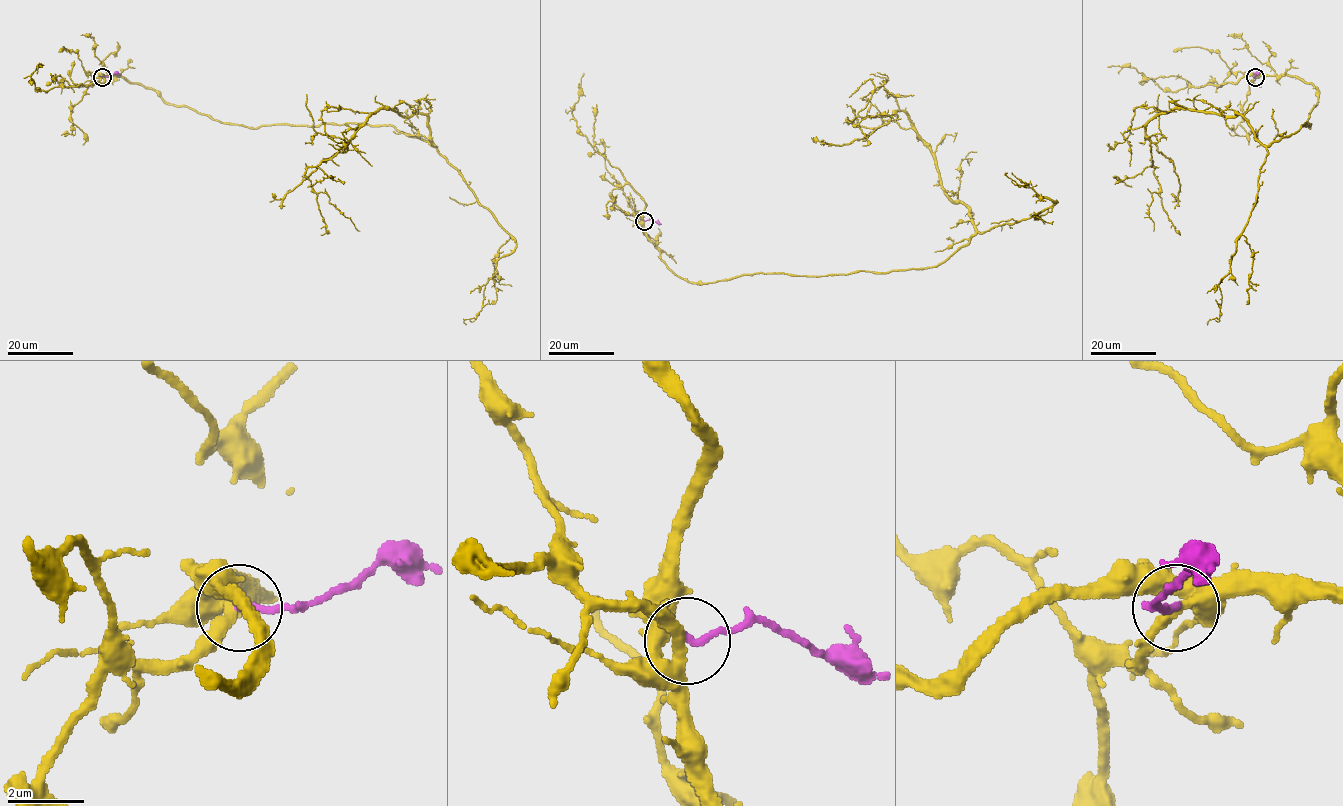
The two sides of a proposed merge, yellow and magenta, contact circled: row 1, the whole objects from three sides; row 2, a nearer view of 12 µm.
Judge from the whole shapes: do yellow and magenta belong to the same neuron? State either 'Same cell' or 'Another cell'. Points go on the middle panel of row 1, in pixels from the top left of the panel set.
Another cell

